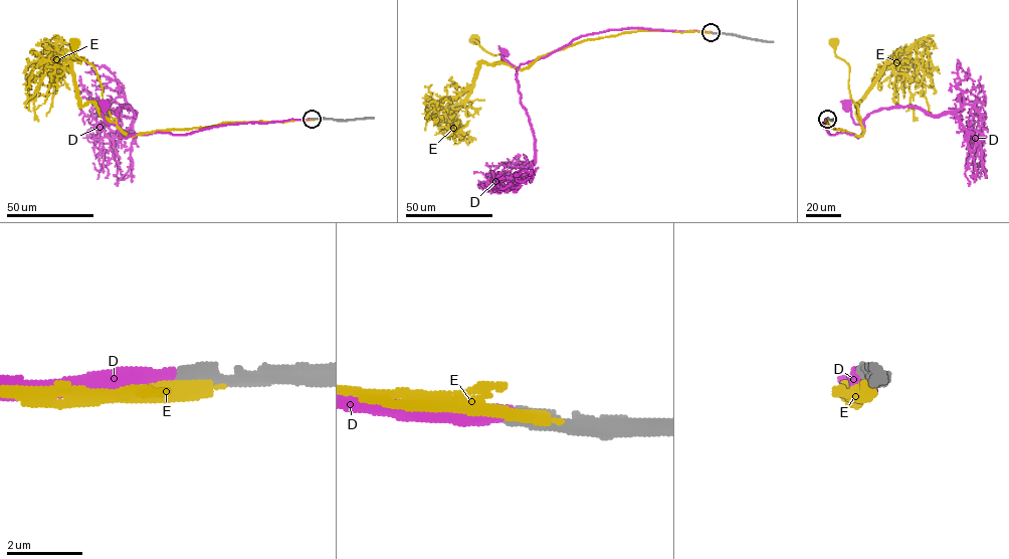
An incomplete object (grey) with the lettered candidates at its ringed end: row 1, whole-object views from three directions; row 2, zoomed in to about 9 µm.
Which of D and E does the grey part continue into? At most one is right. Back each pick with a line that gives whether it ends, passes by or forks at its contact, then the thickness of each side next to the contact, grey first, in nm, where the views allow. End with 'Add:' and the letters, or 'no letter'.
D: it ends there; 440 nm thick on the grey side, 440 nm on the other
Add: D

